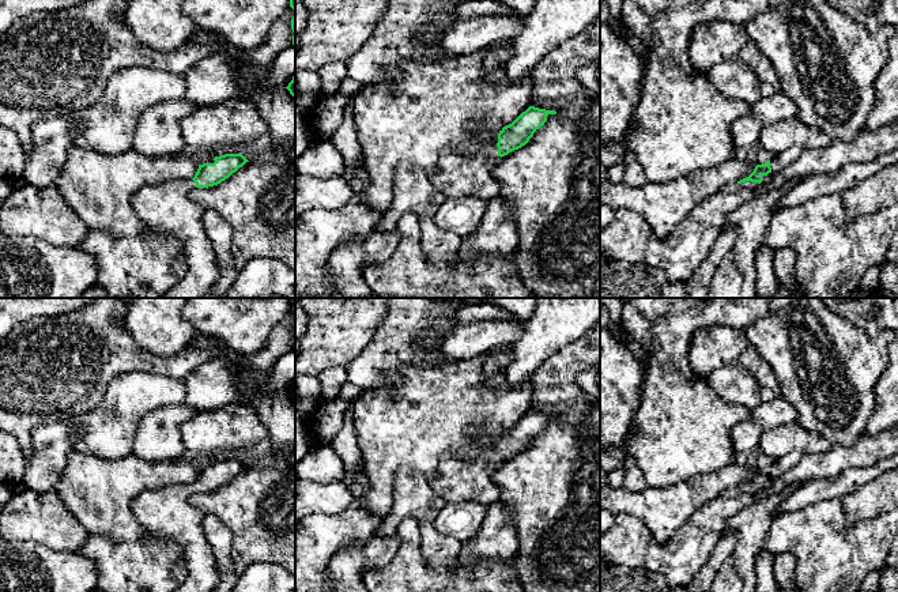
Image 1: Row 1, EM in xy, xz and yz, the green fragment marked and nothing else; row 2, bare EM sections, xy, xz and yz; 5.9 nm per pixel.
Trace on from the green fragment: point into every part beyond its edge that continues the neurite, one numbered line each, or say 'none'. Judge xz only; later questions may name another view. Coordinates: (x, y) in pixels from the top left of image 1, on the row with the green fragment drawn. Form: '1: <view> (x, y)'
none

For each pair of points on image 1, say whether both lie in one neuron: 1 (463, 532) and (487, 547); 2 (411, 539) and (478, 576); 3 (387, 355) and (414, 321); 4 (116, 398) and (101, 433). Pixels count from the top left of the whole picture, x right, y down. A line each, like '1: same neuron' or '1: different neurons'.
1: different neurons
2: same neuron
3: same neuron
4: same neuron

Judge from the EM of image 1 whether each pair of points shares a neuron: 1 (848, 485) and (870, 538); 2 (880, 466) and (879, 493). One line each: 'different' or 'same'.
1: different
2: different

